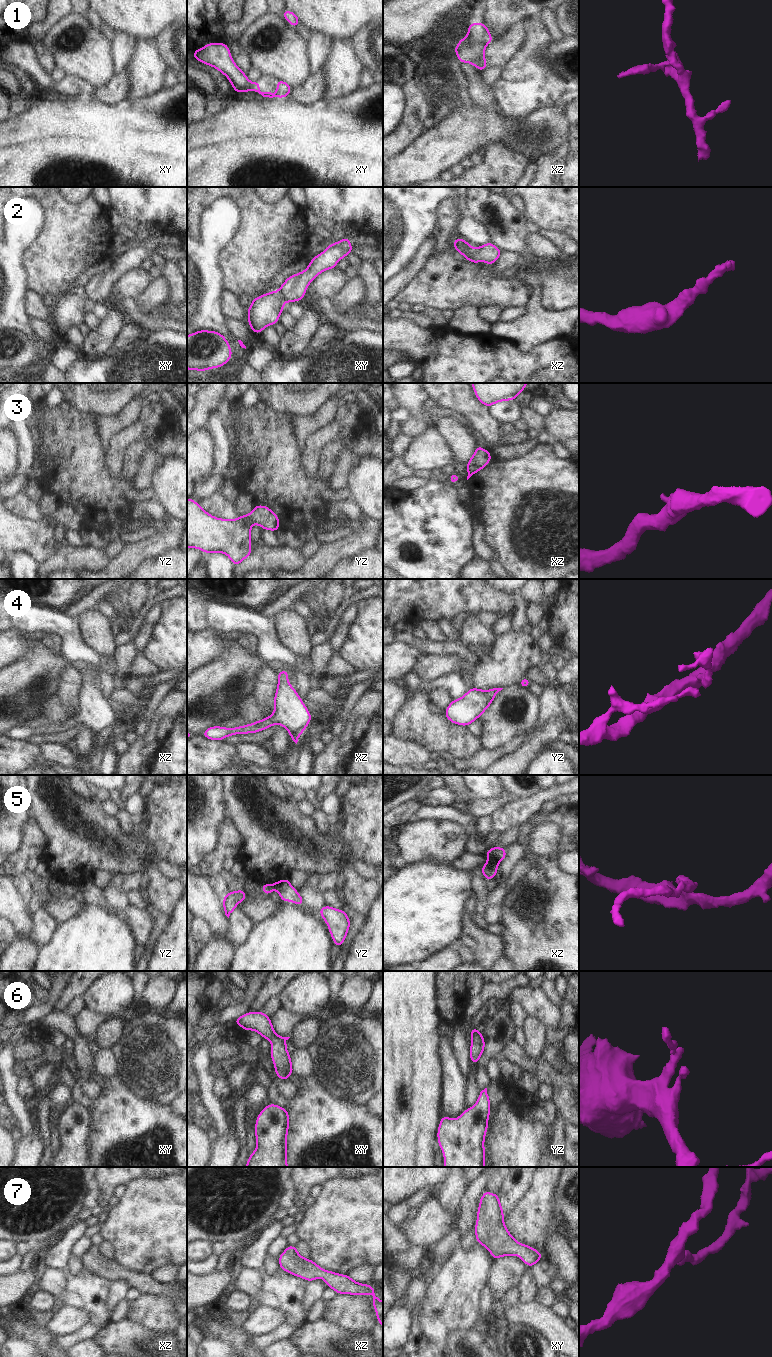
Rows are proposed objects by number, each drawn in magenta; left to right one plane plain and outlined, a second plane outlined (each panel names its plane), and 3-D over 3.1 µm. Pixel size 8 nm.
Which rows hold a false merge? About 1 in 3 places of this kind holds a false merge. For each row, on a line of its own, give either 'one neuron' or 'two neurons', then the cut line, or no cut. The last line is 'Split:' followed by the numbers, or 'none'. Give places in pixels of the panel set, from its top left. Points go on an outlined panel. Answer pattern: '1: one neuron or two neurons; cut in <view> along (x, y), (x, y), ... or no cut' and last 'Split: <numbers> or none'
1: one neuron; no cut
2: one neuron; no cut
3: one neuron; no cut
4: one neuron; no cut
5: two neurons; cut in xz along (488, 859), (497, 863)
6: one neuron; no cut
7: one neuron; no cut
Split: 5

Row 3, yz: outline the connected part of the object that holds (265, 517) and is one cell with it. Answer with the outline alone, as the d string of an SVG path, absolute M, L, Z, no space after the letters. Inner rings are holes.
M187 498L187 548L227 554L237 566L252 554L253 524L273 532L280 528L278 516L267 506L256 504L251 513L228 520L210 515L195 500Z

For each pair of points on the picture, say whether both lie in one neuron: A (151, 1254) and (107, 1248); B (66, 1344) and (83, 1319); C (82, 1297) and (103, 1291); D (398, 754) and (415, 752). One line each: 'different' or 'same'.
A: different
B: different
C: same
D: same

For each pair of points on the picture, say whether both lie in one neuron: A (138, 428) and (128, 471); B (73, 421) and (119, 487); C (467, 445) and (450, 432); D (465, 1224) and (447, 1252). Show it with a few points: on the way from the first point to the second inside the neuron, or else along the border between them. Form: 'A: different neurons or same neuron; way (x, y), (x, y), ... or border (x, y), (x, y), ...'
A: different neurons; border (142, 438), (126, 446)
B: same neuron; way (73, 439), (74, 450), (101, 477)
C: same neuron; way (463, 442), (454, 433)
D: different neurons; border (458, 1224), (462, 1235)

